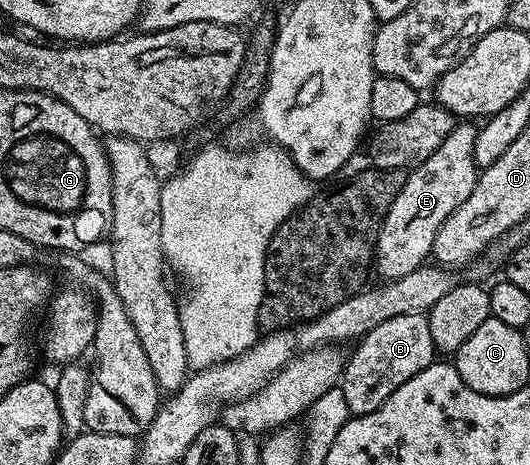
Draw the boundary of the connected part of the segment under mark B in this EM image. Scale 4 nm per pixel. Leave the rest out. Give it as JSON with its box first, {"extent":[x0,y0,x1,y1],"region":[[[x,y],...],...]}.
{"extent":[340,312,436,417],"region":[[[425,312],[384,319],[384,323],[372,327],[372,331],[365,333],[354,347],[354,354],[345,358],[340,387],[355,417],[376,411],[396,387],[404,387],[412,375],[424,371],[424,367],[436,361],[429,316]]]}

